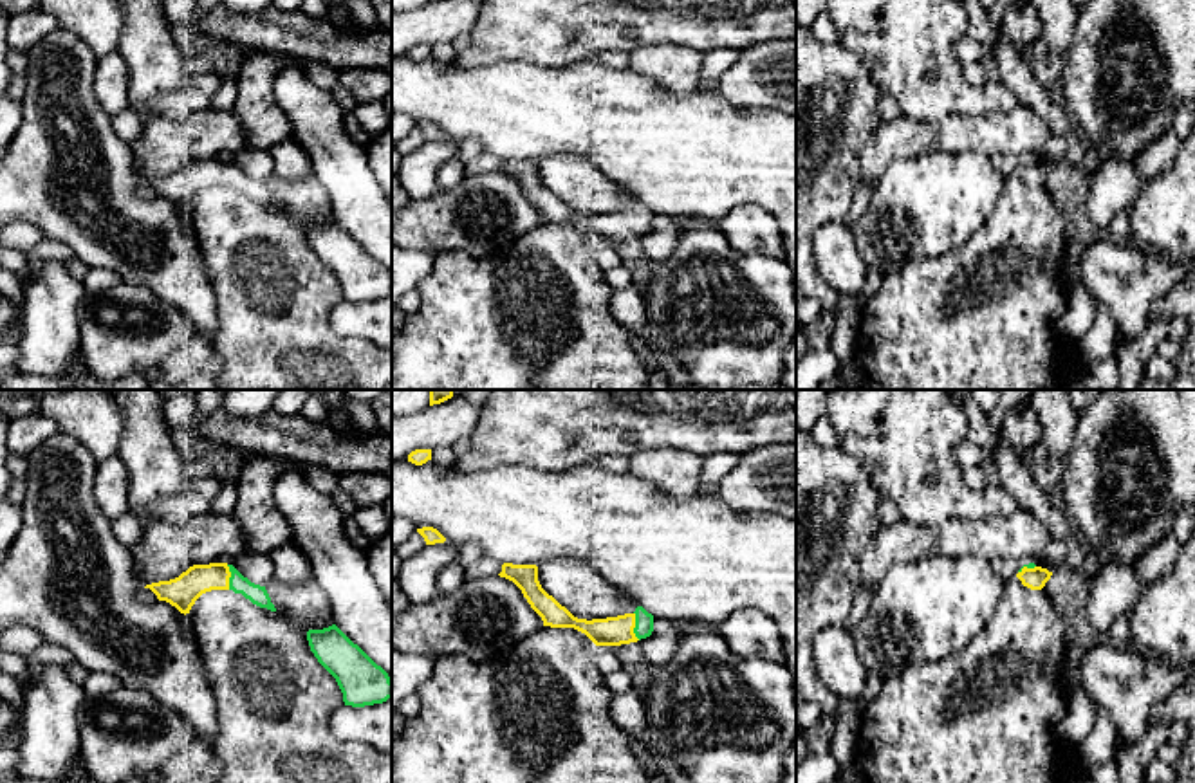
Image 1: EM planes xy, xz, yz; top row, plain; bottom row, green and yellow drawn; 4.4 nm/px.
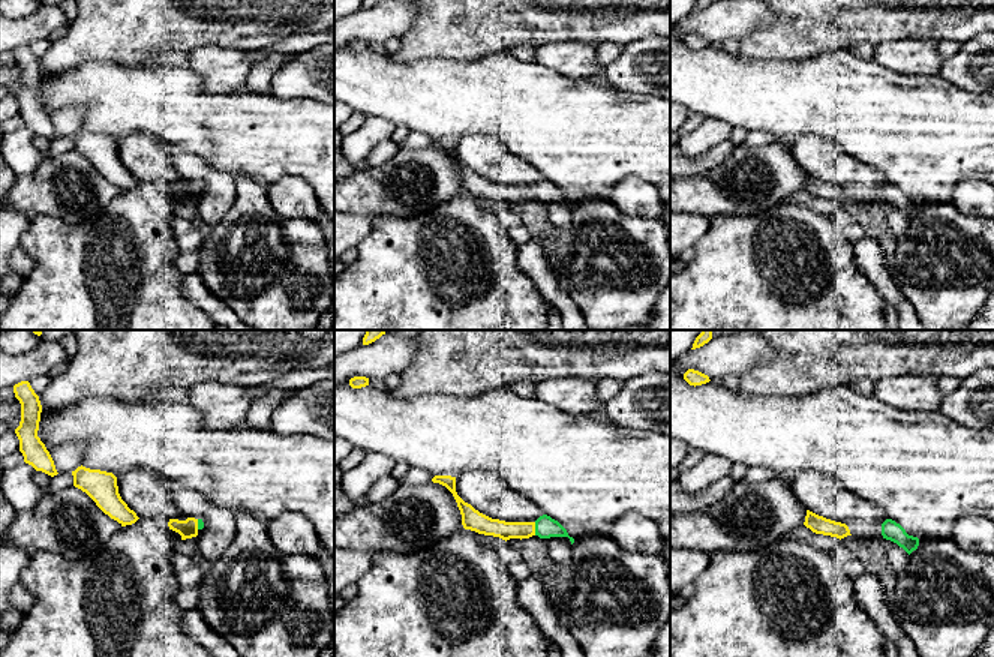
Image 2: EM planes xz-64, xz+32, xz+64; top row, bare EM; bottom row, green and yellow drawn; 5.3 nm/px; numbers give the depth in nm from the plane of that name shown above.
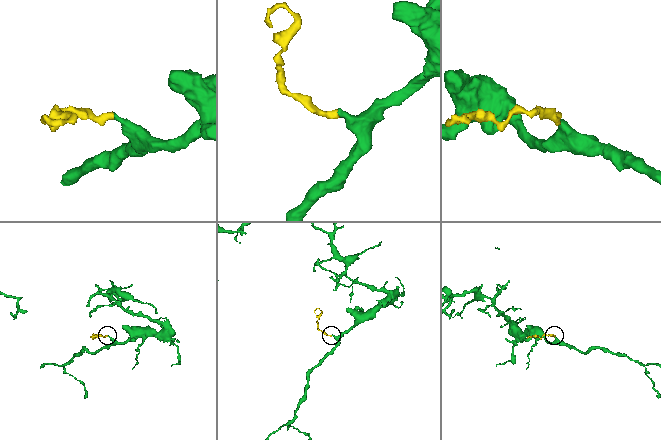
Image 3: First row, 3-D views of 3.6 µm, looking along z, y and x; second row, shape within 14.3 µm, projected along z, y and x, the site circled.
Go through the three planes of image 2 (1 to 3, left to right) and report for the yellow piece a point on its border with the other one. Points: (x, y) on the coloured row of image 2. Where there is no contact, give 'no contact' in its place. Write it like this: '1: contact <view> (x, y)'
1: contact xz-64 (198, 524)
2: contact xz+32 (535, 528)
3: no contact

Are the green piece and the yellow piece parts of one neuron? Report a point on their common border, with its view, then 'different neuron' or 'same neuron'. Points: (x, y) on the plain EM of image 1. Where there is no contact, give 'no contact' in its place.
xz (636, 222) | same neuron

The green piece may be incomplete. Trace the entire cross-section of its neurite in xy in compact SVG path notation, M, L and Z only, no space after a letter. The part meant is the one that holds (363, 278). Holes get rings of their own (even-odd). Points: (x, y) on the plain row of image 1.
M336 220L309 226L307 236L318 258L336 274L345 301L365 303L392 294L392 276Z

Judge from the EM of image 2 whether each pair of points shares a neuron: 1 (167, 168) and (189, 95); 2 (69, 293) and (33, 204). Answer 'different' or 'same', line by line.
1: different
2: different

